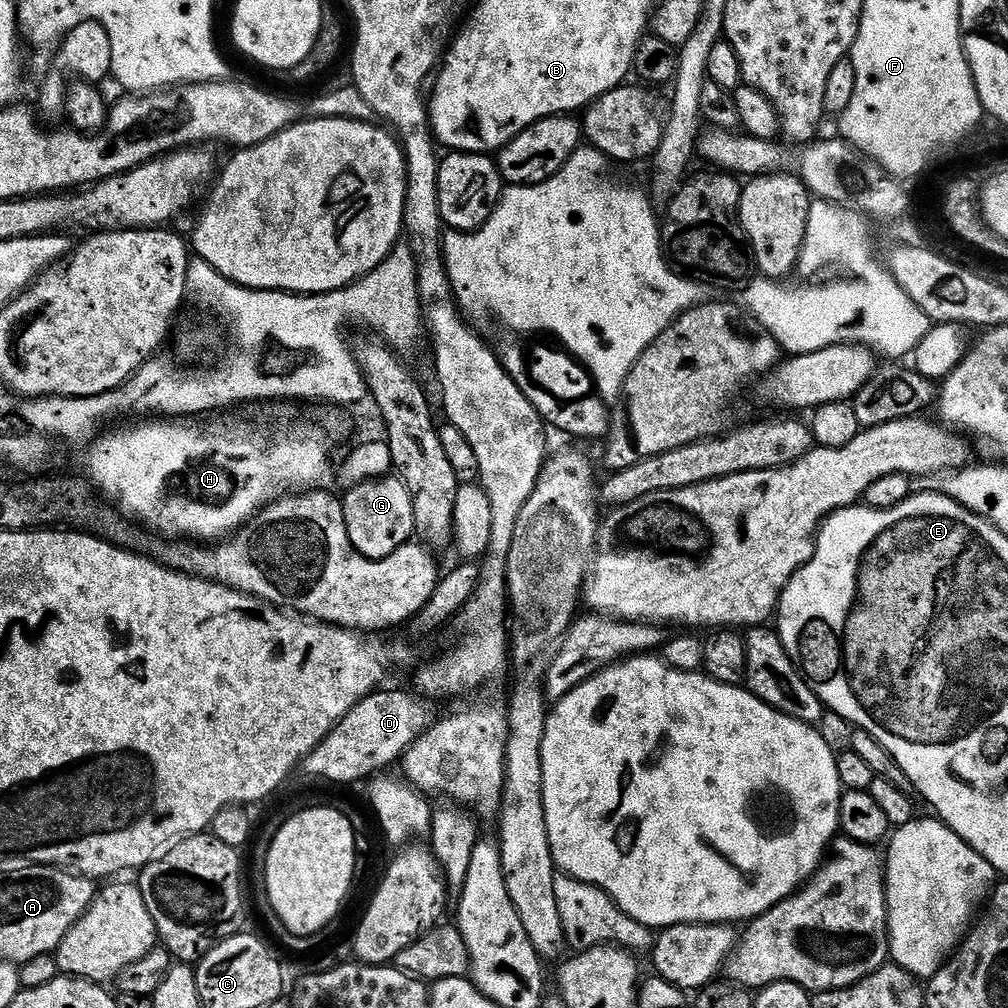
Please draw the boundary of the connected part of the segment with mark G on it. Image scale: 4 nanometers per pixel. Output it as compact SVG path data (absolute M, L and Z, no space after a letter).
M389 474L378 480L367 480L361 484L353 484L342 496L344 517L346 518L346 534L350 534L350 542L354 550L358 550L371 560L387 560L394 550L409 543L416 532L414 506L399 475Z

